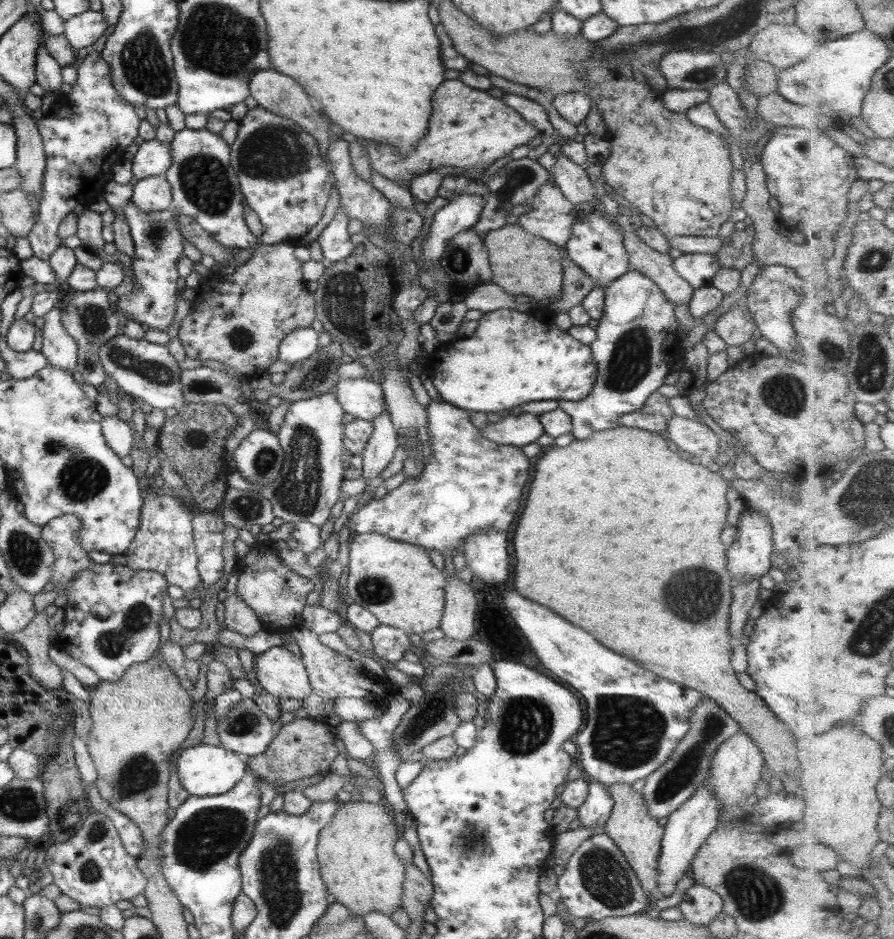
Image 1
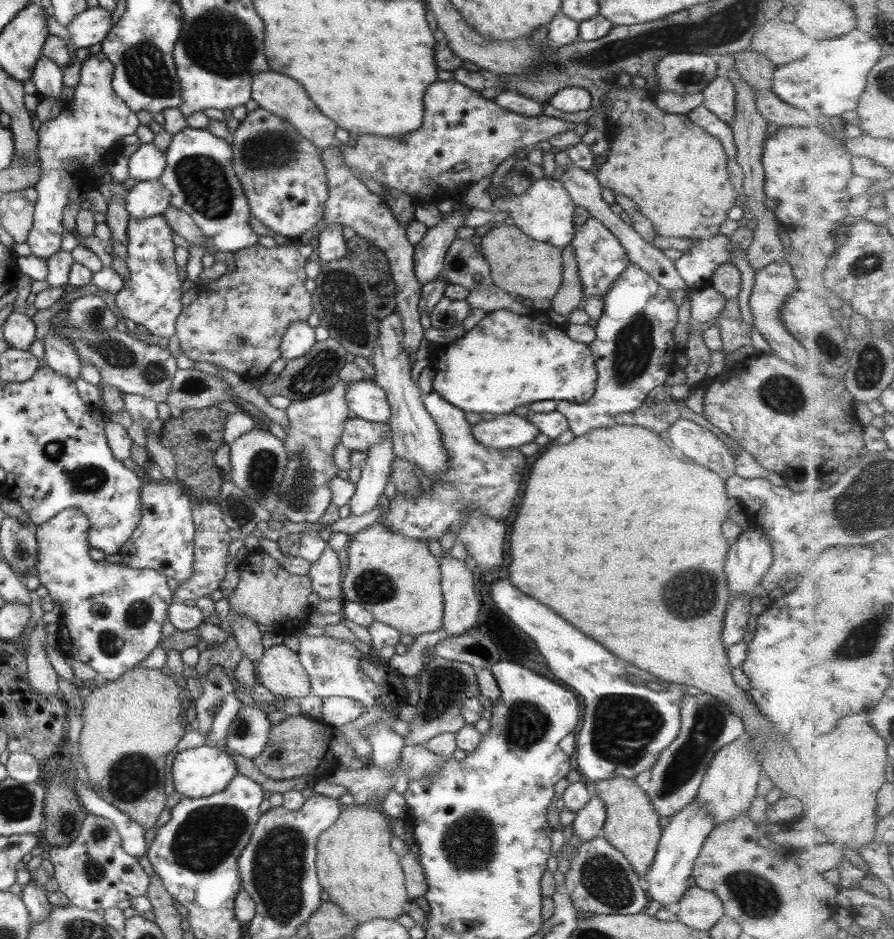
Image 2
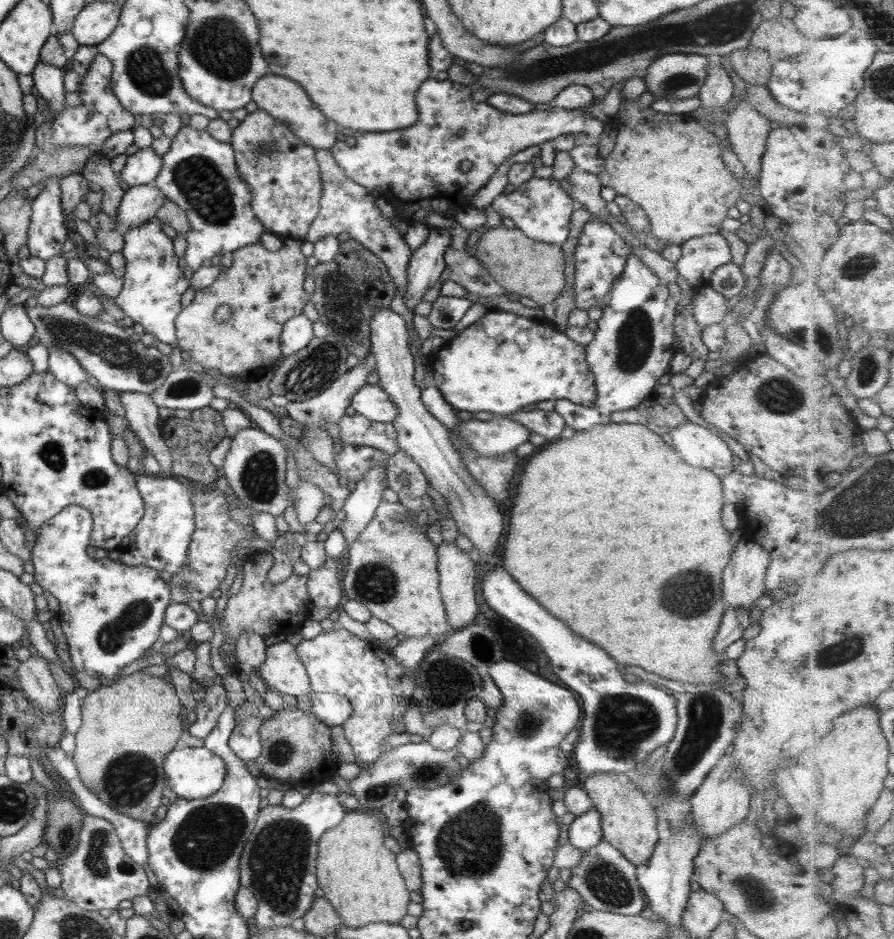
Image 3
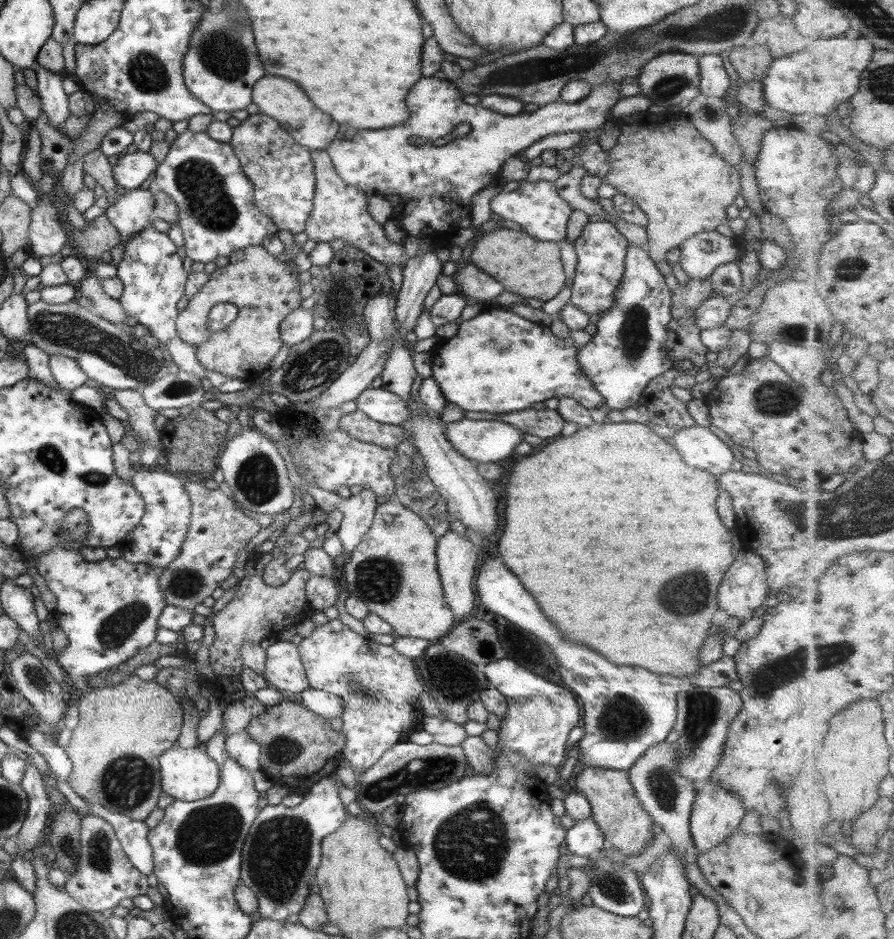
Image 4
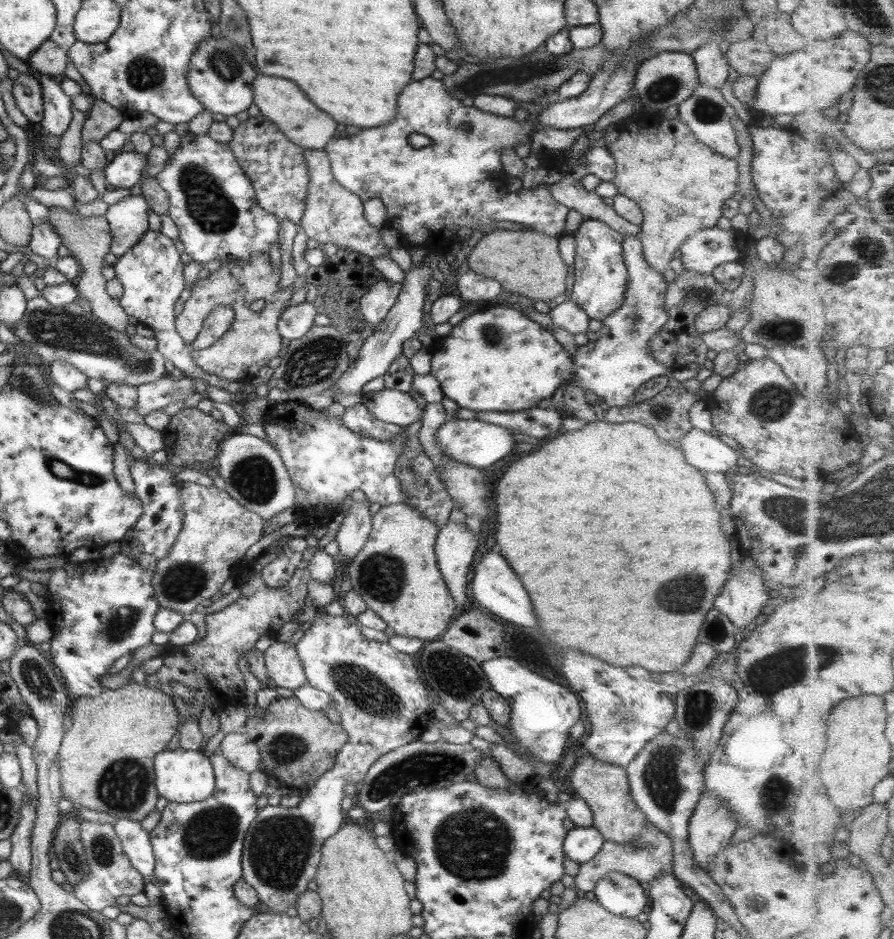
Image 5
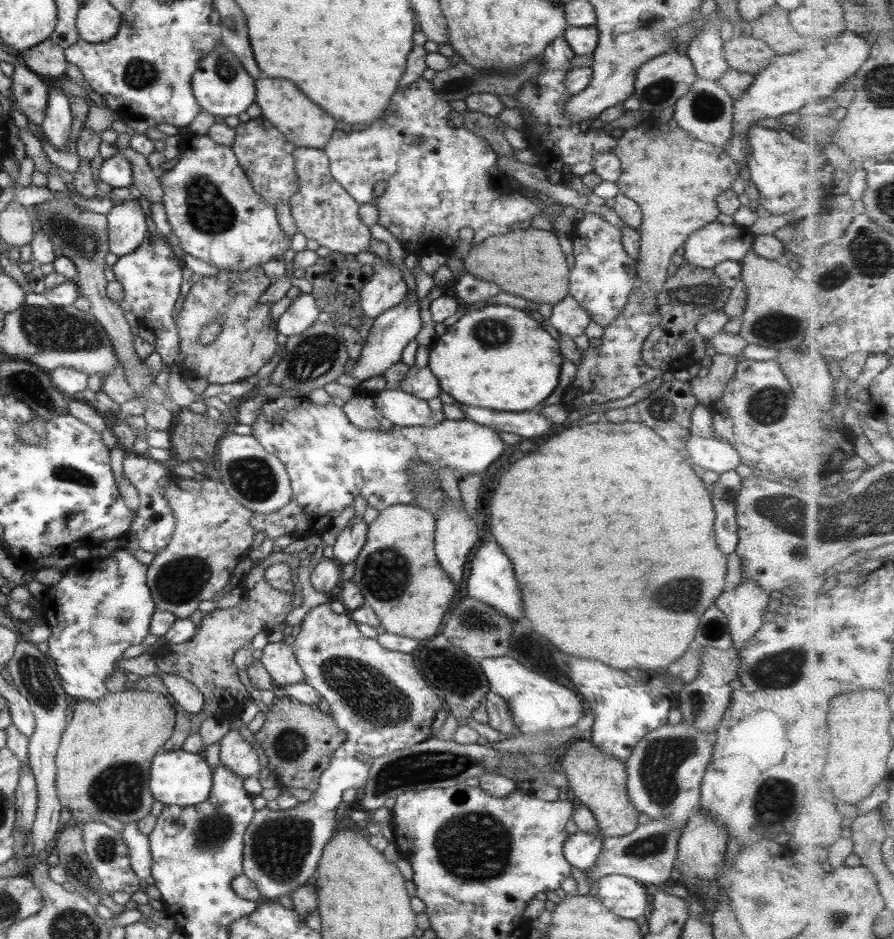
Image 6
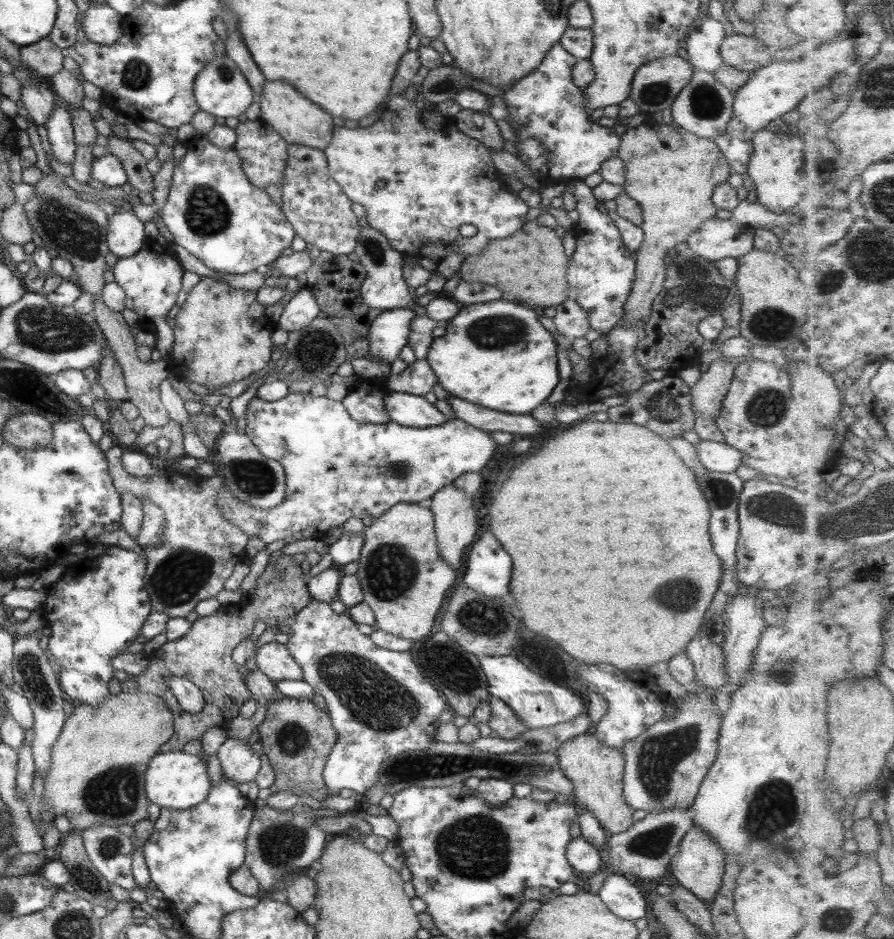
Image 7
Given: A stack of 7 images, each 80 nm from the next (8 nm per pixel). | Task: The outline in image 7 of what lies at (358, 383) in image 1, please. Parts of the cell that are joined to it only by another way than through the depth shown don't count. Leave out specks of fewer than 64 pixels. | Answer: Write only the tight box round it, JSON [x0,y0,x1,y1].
[383,391,449,428]

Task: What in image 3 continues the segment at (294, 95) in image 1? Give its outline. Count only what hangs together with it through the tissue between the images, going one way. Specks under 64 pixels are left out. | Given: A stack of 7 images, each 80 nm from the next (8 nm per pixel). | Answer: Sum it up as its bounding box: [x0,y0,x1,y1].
[251,76,339,150]

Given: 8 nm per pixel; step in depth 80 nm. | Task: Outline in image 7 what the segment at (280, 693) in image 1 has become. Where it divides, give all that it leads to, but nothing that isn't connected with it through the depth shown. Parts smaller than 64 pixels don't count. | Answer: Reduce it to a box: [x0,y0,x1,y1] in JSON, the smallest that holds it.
[255,642,302,682]

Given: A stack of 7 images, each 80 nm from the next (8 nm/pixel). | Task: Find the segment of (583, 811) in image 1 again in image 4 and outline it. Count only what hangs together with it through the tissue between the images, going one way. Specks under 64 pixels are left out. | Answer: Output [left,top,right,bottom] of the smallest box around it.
[564,816,606,858]

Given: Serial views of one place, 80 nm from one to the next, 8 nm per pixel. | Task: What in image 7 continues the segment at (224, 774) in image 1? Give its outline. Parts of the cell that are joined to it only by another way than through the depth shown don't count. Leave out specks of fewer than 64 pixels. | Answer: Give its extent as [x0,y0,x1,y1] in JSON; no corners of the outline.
[144,751,210,810]

